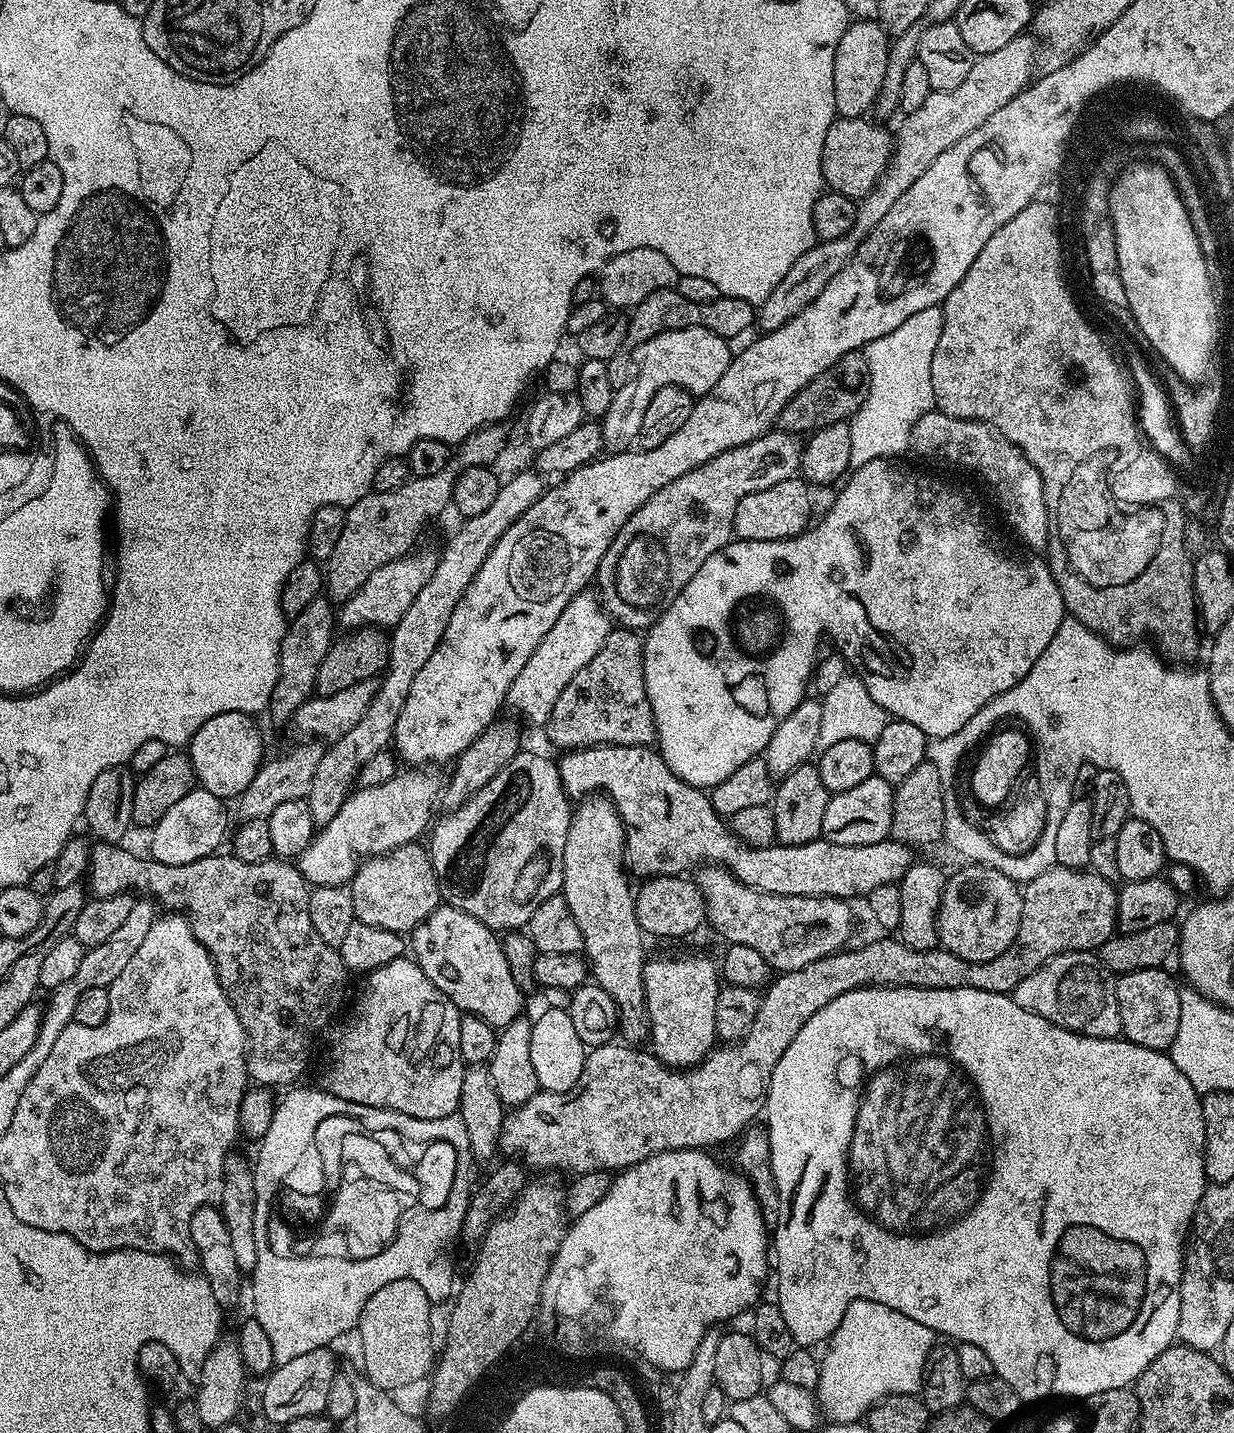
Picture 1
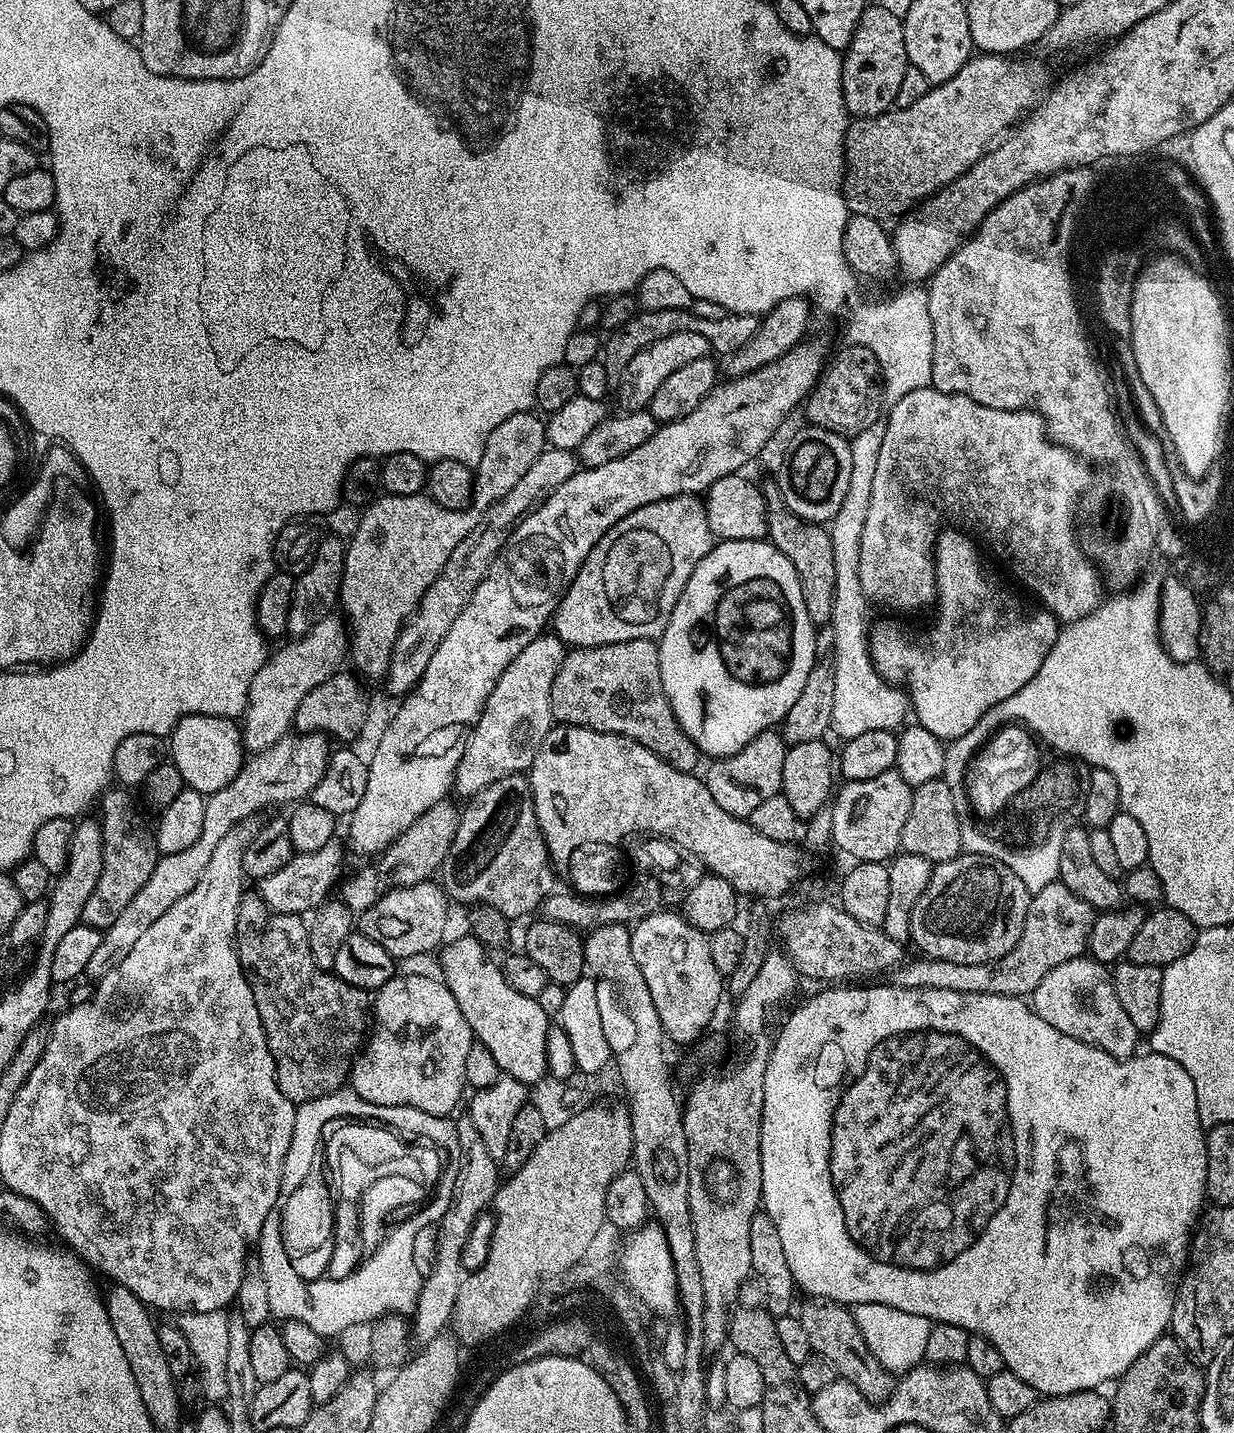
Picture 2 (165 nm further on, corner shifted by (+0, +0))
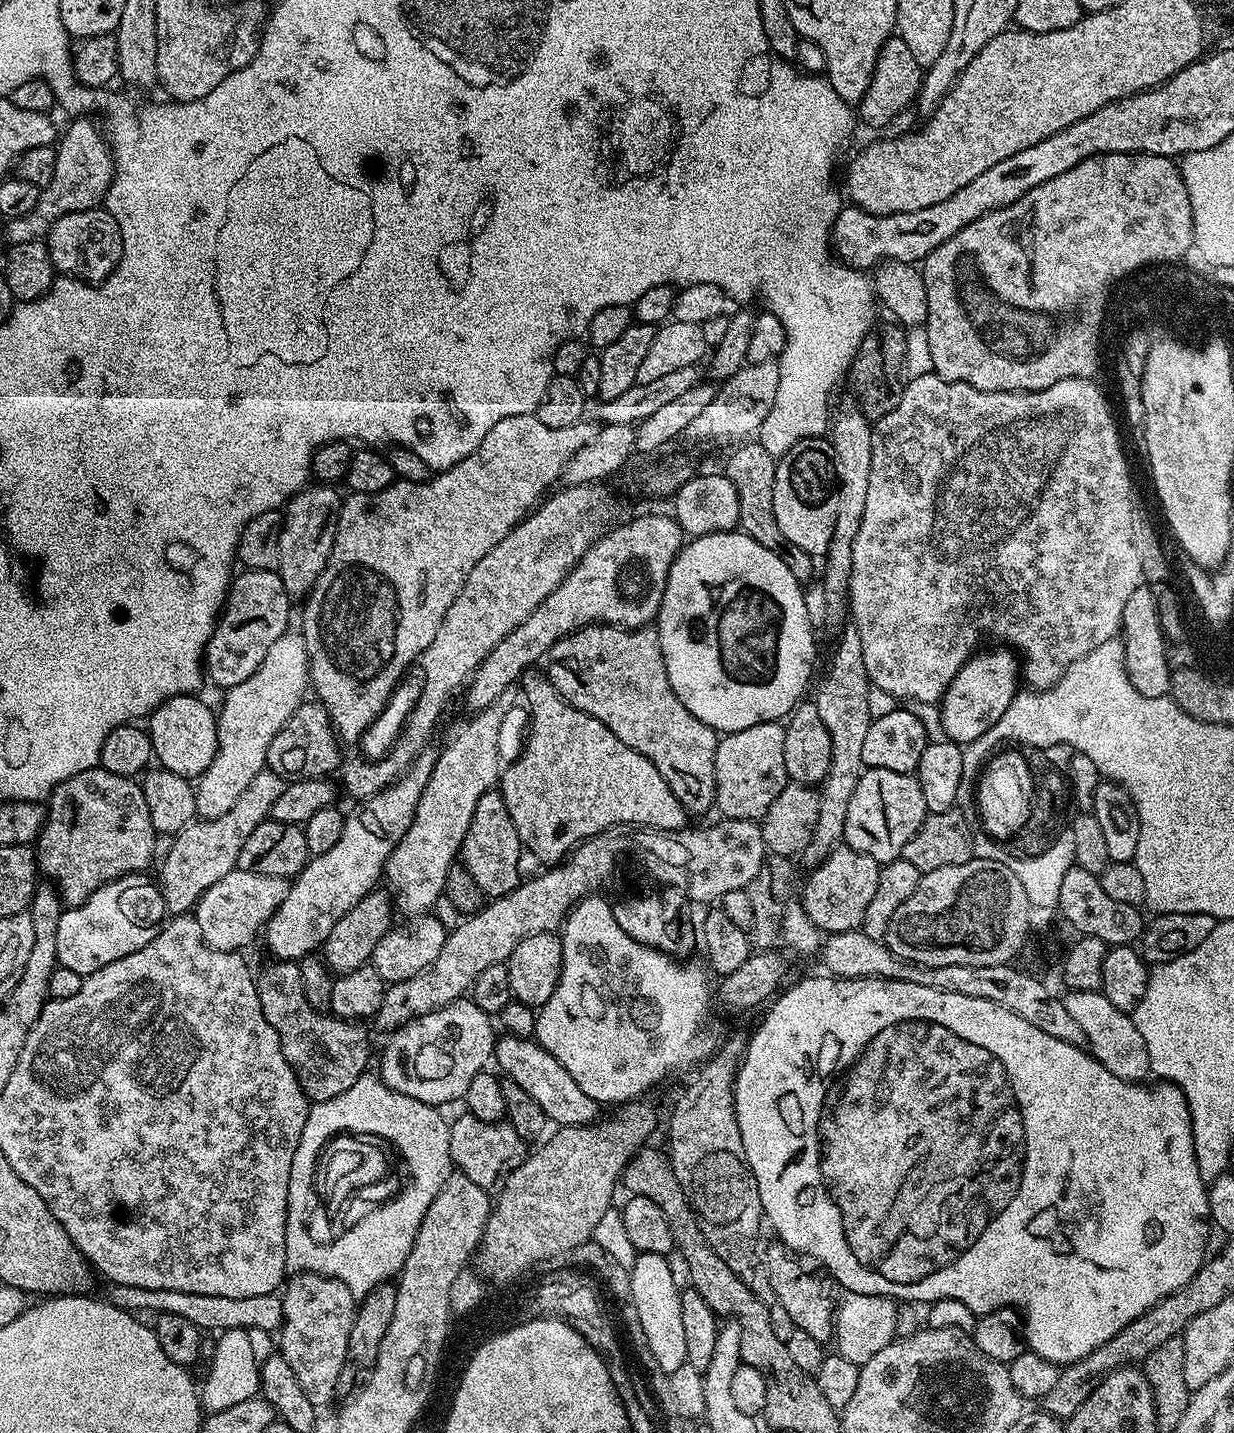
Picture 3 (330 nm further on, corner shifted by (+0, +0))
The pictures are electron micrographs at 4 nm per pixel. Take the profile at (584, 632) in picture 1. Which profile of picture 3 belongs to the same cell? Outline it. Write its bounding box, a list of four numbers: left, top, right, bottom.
[384,691,512,917]

